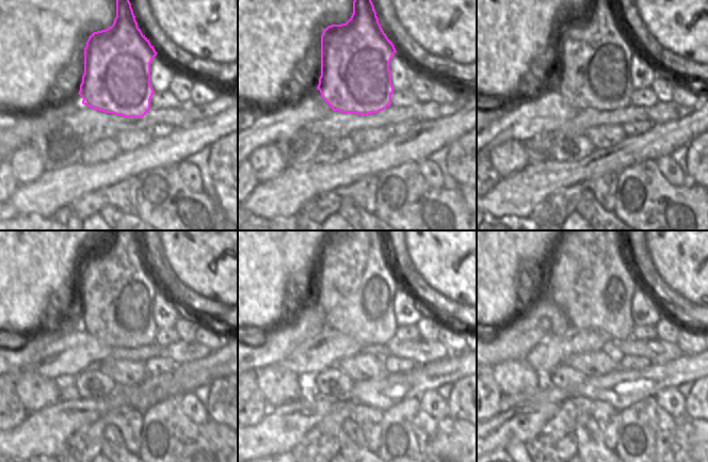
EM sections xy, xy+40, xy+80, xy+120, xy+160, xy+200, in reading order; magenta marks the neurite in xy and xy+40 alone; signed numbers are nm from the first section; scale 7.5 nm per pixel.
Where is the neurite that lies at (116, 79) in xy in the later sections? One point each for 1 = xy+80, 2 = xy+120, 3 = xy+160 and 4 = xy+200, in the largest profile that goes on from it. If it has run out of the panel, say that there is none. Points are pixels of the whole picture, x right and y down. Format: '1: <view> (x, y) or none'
1: xy+80 (594, 52)
2: xy+120 (116, 292)
3: xy+160 (352, 282)
4: xy+200 (590, 277)

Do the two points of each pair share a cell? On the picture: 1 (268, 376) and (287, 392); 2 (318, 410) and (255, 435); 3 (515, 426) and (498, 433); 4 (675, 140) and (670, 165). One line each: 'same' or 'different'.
1: same
2: same
3: same
4: different

